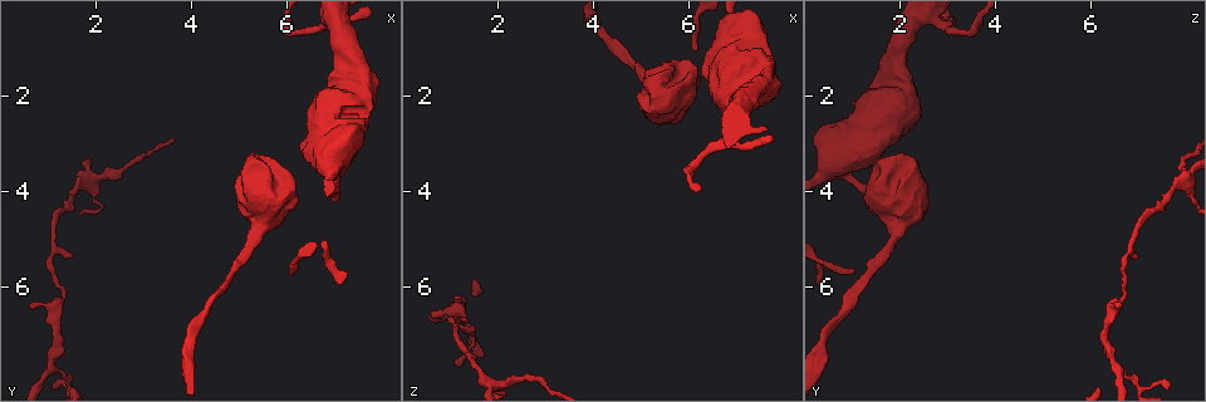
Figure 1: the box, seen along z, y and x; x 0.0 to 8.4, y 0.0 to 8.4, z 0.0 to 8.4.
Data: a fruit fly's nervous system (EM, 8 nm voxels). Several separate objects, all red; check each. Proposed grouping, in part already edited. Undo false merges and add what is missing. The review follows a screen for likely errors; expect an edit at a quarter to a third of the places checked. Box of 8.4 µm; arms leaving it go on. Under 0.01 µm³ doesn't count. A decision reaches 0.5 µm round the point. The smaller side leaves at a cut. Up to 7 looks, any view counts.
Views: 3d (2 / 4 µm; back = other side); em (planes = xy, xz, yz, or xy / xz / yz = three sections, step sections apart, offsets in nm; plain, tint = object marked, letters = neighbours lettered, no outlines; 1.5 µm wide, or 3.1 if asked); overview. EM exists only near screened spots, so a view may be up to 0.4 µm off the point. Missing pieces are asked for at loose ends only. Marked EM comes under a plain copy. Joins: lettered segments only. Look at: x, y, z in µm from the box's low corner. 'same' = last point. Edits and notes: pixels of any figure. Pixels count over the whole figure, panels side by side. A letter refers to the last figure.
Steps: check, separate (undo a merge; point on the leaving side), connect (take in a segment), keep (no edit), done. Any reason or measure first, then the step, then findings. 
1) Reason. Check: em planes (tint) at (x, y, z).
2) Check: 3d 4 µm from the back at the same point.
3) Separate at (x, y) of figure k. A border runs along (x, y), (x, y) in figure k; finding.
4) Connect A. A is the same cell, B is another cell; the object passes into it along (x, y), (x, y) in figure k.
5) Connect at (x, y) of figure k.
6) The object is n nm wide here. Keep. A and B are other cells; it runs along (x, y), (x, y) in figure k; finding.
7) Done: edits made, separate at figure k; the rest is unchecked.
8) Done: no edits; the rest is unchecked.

Thick turns thin. Check: em yz step 4 (letters) at (1.35, 6.20, 6.65).

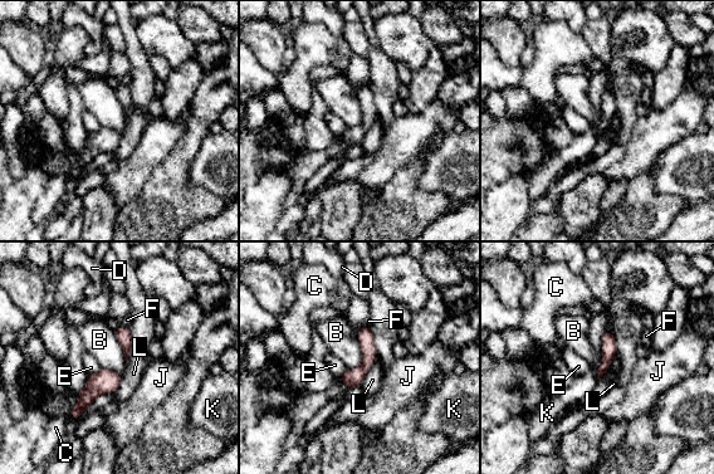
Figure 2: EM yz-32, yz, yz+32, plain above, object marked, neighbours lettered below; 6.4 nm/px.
Keep. B, C, D, E, F, J, K and L are other cells; a border runs along (356, 340), (362, 363), (348, 370) in figure 2; all the same cell.

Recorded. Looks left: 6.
Check: 3d 2 µm at (6.20, 5.65, 1.00).

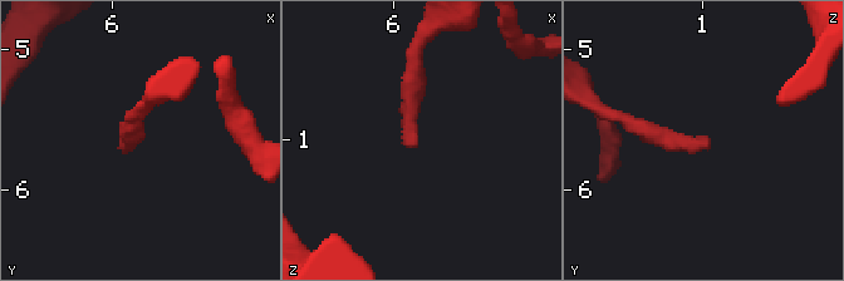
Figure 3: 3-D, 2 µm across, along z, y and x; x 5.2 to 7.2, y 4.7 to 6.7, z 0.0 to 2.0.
Check: em planes (letters) at (6.16, 5.64, 1.04).

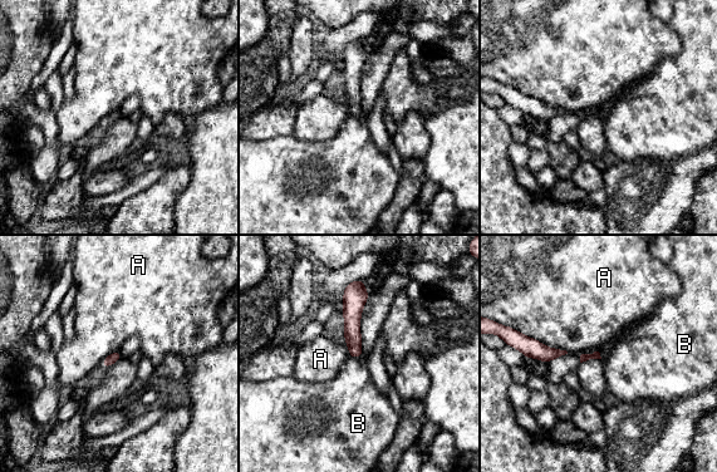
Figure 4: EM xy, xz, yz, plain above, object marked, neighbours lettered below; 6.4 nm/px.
The longest contact is with A, 360 nm. Keep. A and B are other cells; it runs along (358, 283), (353, 300), (354, 354) in figure 4; no lettered segment goes on from it.

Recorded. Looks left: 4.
A narrow waist. Check: 3d 2 µm at (7.10, 3.80, 1.10).

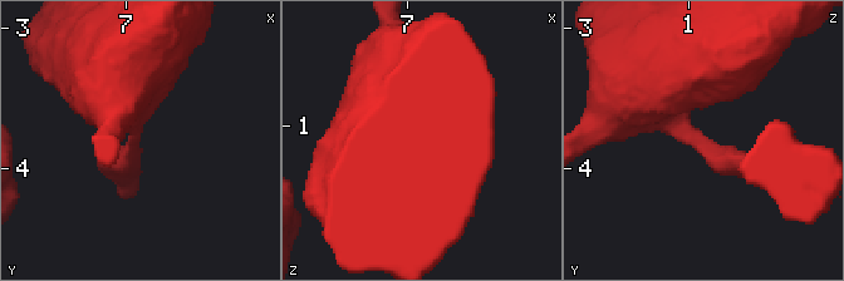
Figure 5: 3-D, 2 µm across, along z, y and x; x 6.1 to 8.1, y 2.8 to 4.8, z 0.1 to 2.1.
Shape alone is not enough. Check: em yz step 8 (tint) at (7.08, 3.82, 1.06).

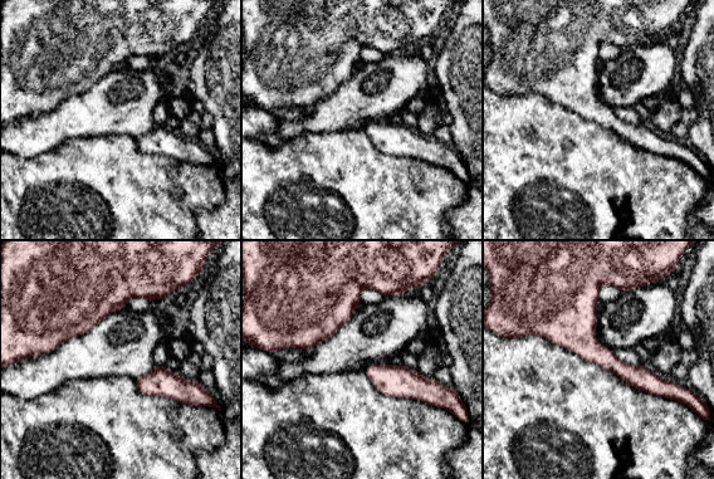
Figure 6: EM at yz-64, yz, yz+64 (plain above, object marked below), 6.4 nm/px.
Cut it another way. Check: em planes (letters) at the same point.

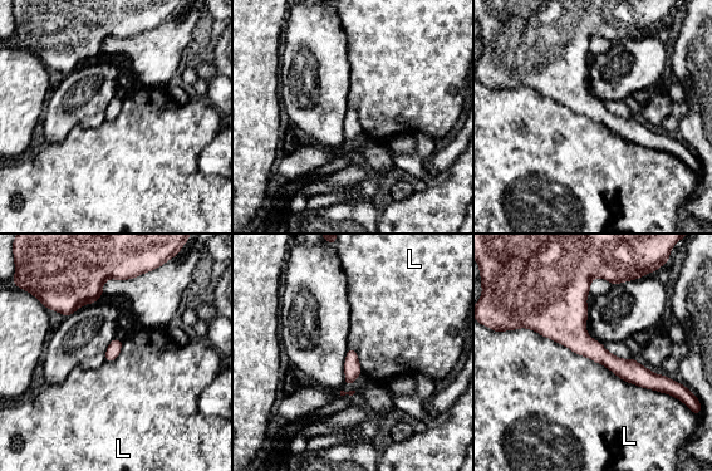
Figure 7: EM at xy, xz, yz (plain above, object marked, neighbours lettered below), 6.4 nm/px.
Keep. L is another cell; a border runs along (511, 329), (671, 396) in figure 7; continuous, no second cell.

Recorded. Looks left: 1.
Done: no edits; the rest is unchecked.

